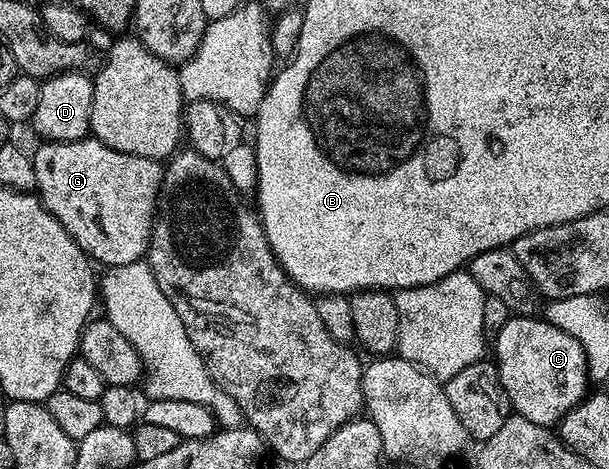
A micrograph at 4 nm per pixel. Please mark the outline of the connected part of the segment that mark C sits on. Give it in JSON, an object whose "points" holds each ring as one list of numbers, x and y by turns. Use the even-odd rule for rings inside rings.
{"points":[[511,315,503,327,494,334,494,364,499,366,499,378,509,395,511,408,529,423,558,426,563,416,576,409,589,392,587,356,573,339,561,331,557,323,538,321,535,315]]}

